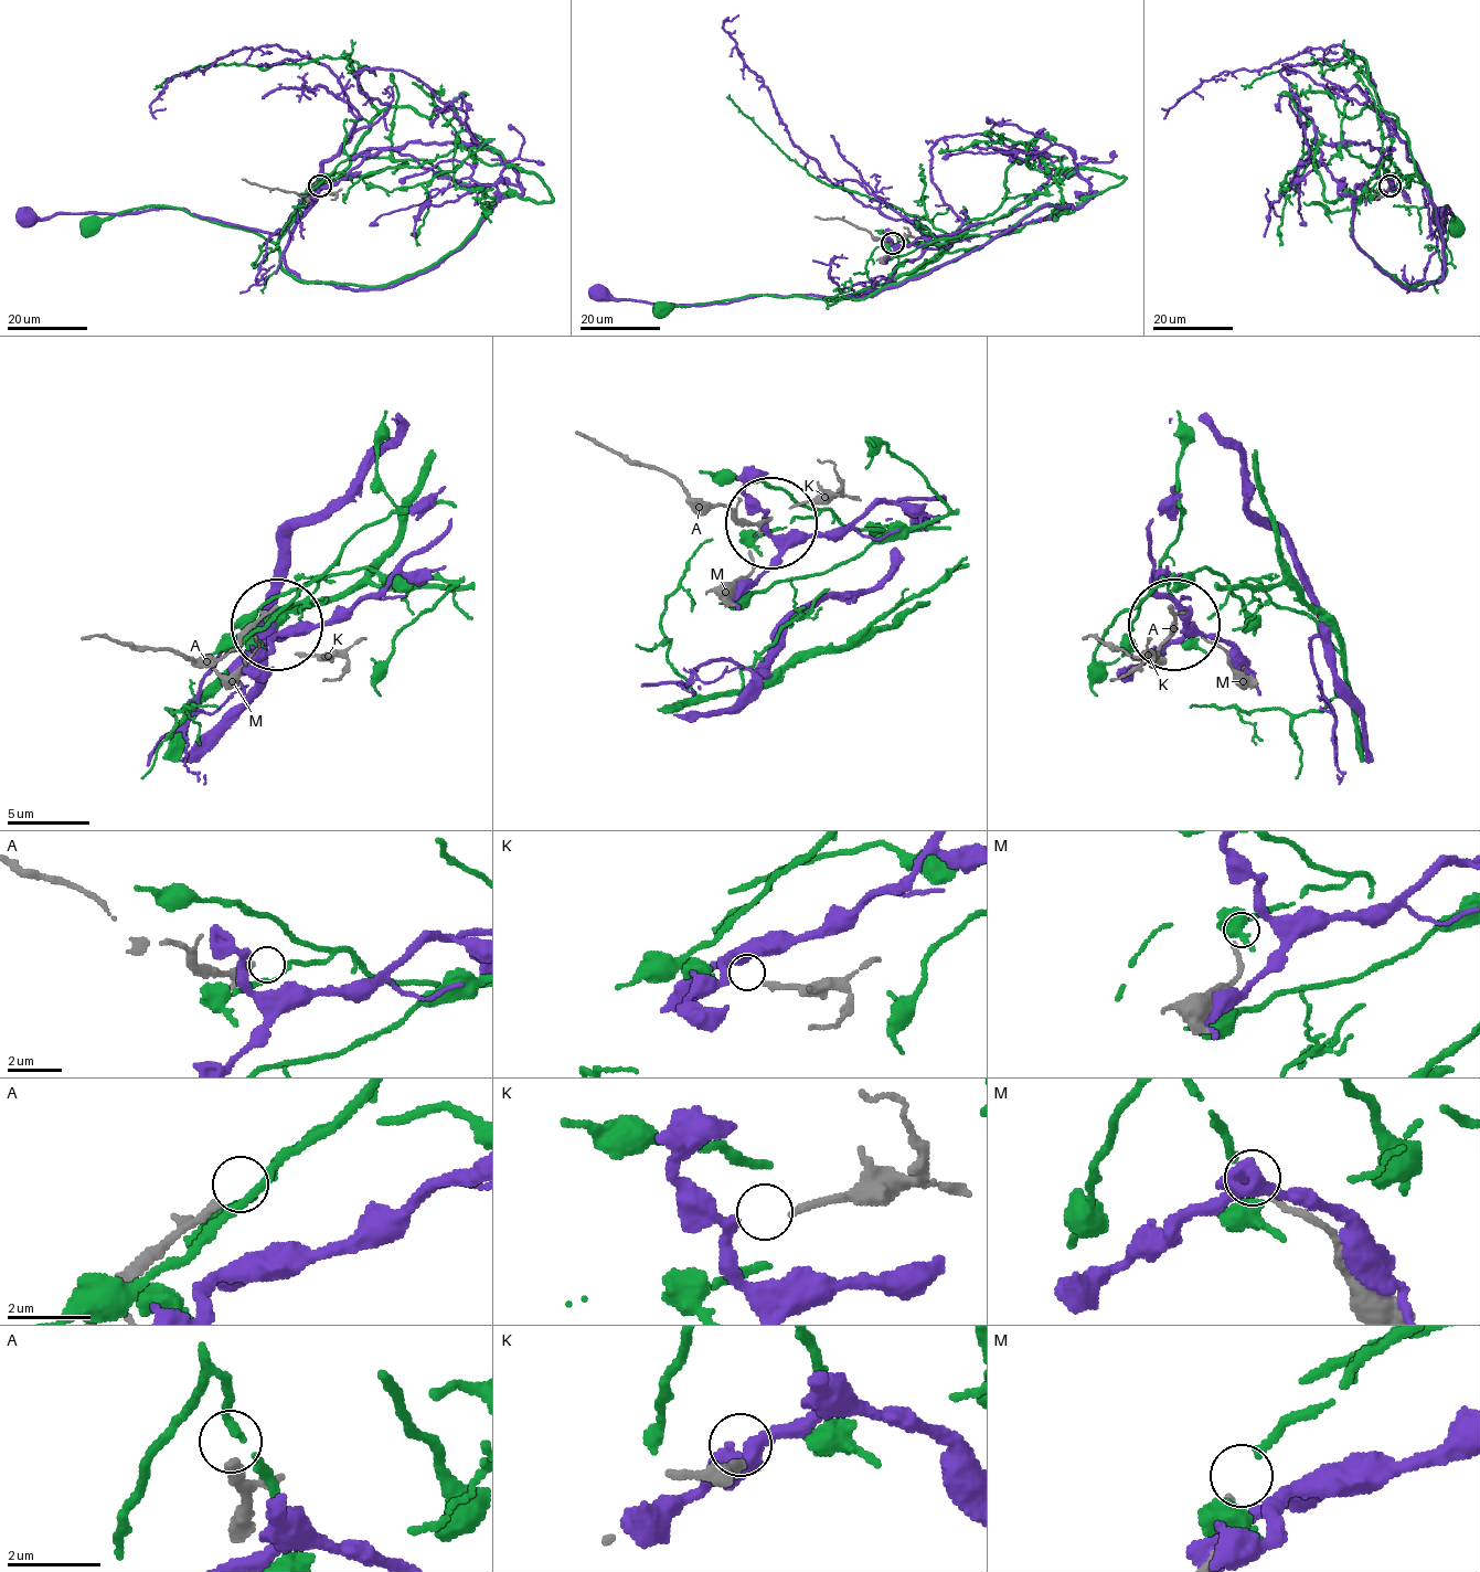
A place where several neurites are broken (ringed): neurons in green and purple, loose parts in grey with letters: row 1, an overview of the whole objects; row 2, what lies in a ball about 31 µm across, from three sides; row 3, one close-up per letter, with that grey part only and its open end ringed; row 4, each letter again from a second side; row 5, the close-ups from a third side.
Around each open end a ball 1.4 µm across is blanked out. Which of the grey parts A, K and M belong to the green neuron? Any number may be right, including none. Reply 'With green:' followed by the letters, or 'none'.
With green: M

